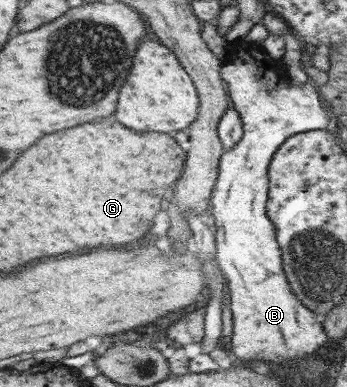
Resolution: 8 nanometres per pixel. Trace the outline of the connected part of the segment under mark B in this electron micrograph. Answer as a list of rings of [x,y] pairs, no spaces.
[[[260,23],[252,27],[252,30],[248,32],[246,38],[242,38],[242,40],[230,42],[227,44],[230,56],[228,57],[228,60],[223,63],[223,66],[221,67],[221,74],[227,82],[227,87],[231,101],[233,102],[233,107],[236,108],[236,111],[239,111],[240,117],[243,119],[245,135],[244,138],[242,138],[242,140],[240,140],[240,142],[238,142],[234,148],[232,148],[232,150],[225,151],[221,159],[219,181],[216,182],[215,193],[212,194],[211,201],[211,212],[213,214],[215,223],[215,226],[213,227],[214,231],[212,232],[214,233],[216,241],[216,261],[218,262],[218,265],[220,265],[221,273],[224,273],[227,279],[227,302],[230,305],[233,320],[233,335],[229,339],[229,344],[232,348],[232,352],[239,359],[244,359],[246,365],[248,365],[247,362],[249,361],[260,361],[274,363],[274,365],[286,365],[286,367],[294,365],[294,367],[296,367],[296,361],[298,361],[298,359],[304,359],[306,355],[310,355],[310,353],[318,351],[318,349],[320,349],[320,347],[322,347],[326,341],[330,341],[330,339],[328,339],[328,335],[326,335],[326,331],[324,331],[324,327],[322,327],[322,321],[318,319],[316,311],[308,309],[308,307],[306,307],[306,305],[304,305],[304,303],[302,303],[302,301],[296,297],[296,292],[292,290],[291,280],[286,277],[283,248],[281,248],[279,244],[279,234],[275,223],[271,220],[271,216],[268,215],[268,199],[271,198],[269,195],[269,170],[271,169],[271,161],[272,158],[275,157],[276,151],[280,149],[280,146],[283,146],[284,143],[287,142],[287,139],[307,131],[324,130],[325,127],[328,127],[328,123],[330,123],[330,113],[328,113],[329,109],[324,107],[324,103],[322,103],[322,97],[320,97],[322,92],[318,91],[316,85],[314,86],[314,84],[311,85],[310,83],[305,82],[292,83],[292,81],[290,81],[290,76],[286,74],[285,58],[274,58],[271,52],[269,52],[267,48],[264,47],[264,41],[266,41],[266,39],[268,39],[270,36],[270,30],[268,30],[264,24]]]

